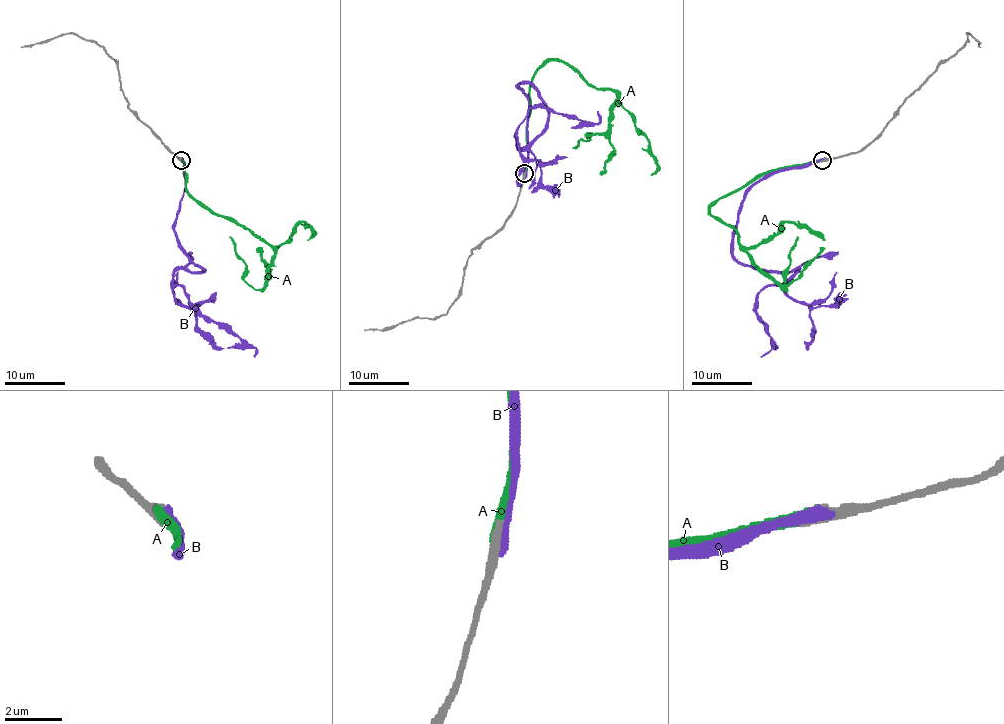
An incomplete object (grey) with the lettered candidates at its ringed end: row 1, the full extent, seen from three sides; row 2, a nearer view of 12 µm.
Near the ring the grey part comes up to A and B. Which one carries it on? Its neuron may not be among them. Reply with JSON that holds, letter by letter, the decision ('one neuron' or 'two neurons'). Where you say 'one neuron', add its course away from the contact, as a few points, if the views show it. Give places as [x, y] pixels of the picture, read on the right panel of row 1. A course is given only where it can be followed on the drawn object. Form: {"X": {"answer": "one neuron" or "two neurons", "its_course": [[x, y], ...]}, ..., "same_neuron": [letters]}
{"A": {"answer": "one neuron", "its_course": [[824, 159], [768, 170], [723, 195], [709, 209], [714, 216], [738, 233], [738, 245], [782, 289], [797, 236]]}, "B": {"answer": "two neurons"}, "same_neuron": ["A"]}

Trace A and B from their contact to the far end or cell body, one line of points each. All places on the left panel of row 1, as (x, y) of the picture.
A: (180, 159), (191, 195), (274, 251), (262, 289), (244, 278), (245, 262), (228, 236)
B: (182, 159), (177, 245), (204, 271), (177, 269), (174, 284), (201, 313), (250, 343), (254, 357)

